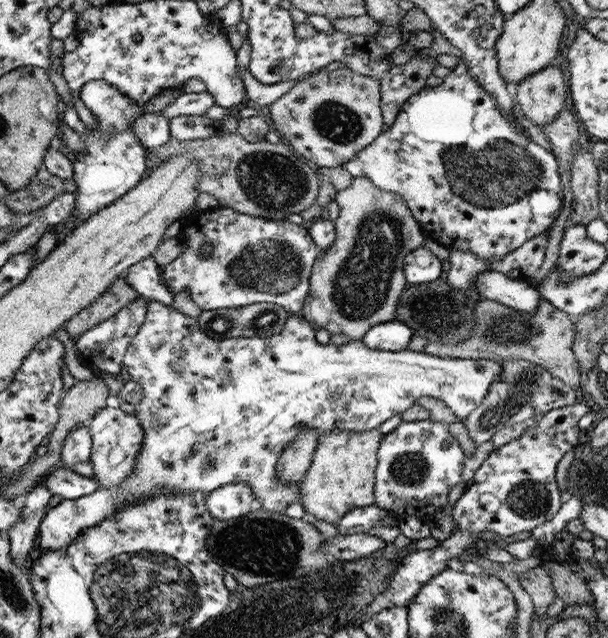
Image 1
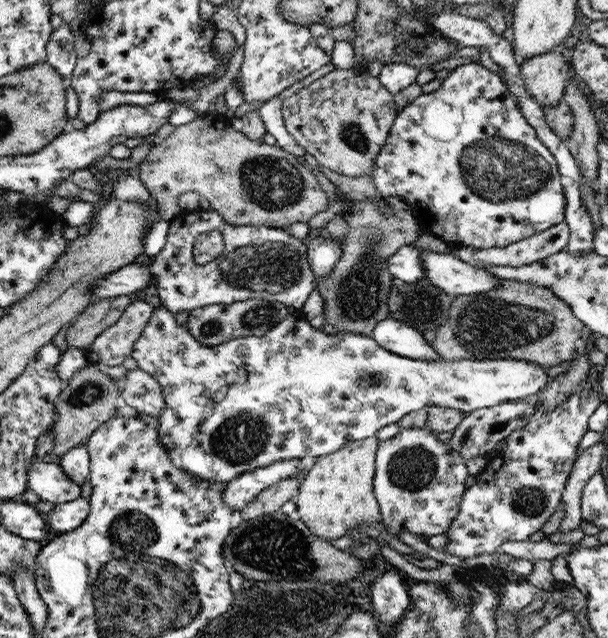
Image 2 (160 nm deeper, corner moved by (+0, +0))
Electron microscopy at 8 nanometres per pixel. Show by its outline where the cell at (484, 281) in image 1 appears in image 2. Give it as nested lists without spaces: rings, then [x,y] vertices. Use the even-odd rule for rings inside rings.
[[[421,250],[424,277],[430,284],[453,296],[485,293],[500,286],[502,280],[485,268],[478,268],[451,252],[436,253]]]

